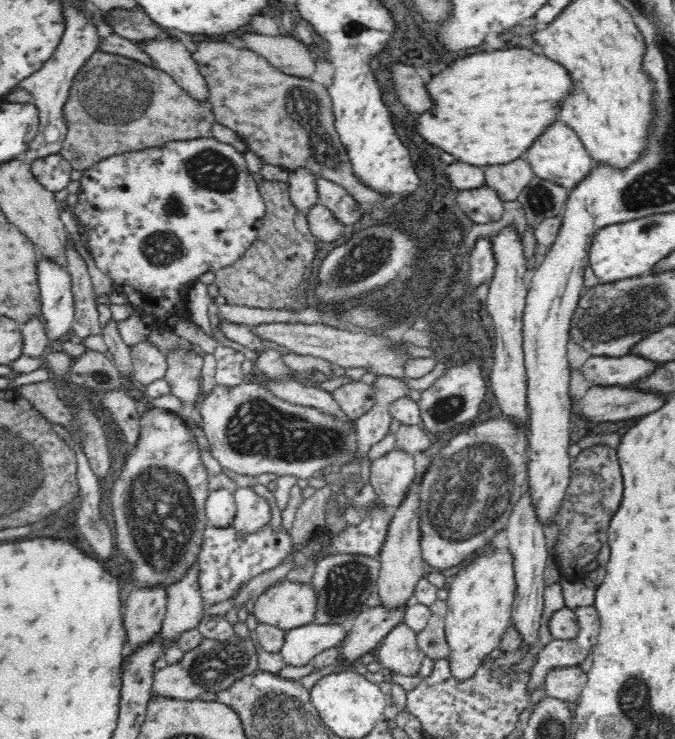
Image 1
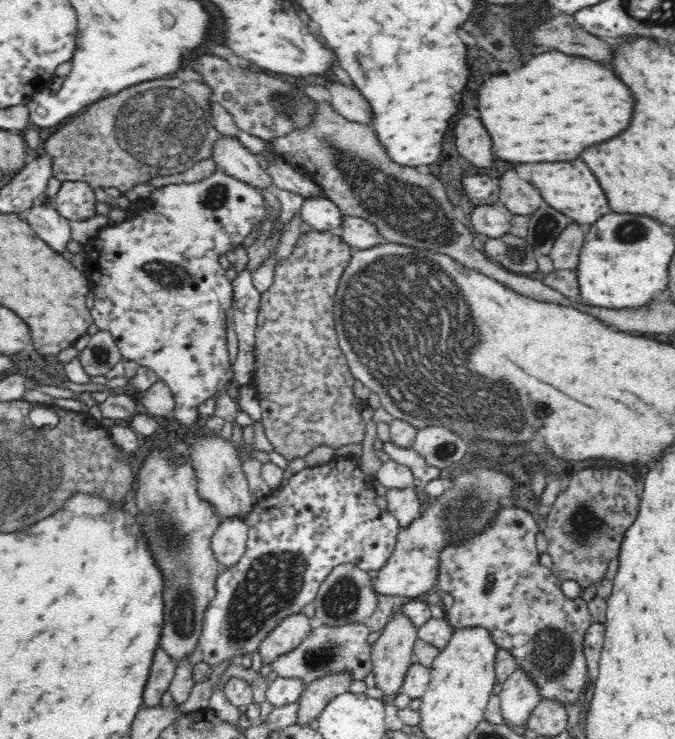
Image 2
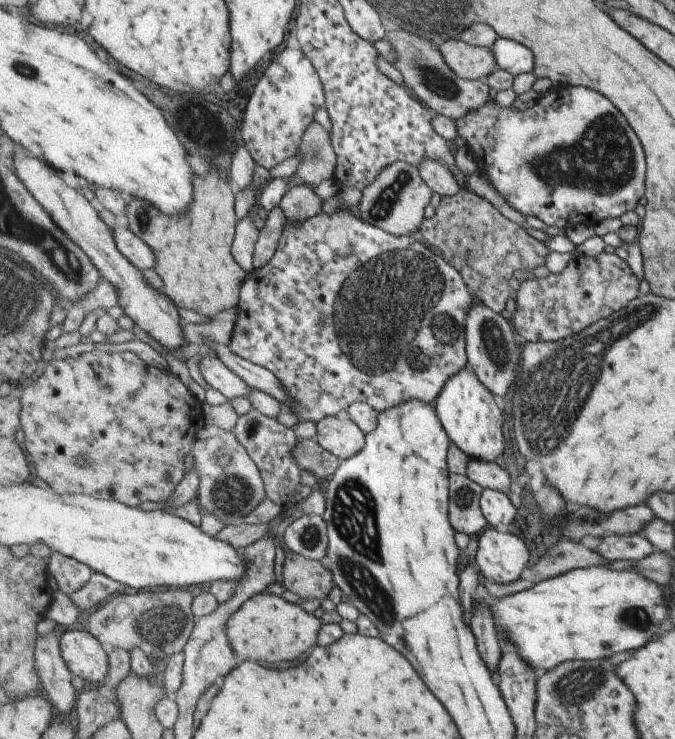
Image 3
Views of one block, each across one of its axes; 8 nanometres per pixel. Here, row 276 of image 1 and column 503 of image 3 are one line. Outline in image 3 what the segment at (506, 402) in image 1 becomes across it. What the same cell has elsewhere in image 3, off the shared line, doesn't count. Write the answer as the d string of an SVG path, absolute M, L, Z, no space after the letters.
M485 489L480 498L480 505L488 523L496 529L506 528L517 518L517 508L505 491Z

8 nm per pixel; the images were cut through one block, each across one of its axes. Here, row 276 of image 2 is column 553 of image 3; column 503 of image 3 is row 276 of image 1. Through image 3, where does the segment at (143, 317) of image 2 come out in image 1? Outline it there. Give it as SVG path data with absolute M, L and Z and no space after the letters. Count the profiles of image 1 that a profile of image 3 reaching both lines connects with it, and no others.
M196 138L196 139L180 139L166 142L162 147L152 146L146 147L144 150L130 150L122 152L122 154L112 154L108 158L94 163L94 166L87 167L82 170L82 178L80 178L80 191L77 194L78 199L75 207L70 207L77 224L84 226L84 239L87 252L92 257L94 265L105 275L110 278L115 288L122 294L125 294L127 300L132 307L155 316L158 328L169 330L166 319L171 316L189 318L190 314L184 301L185 292L189 285L193 284L196 278L211 271L218 271L233 264L246 249L254 242L254 239L259 234L259 227L262 227L264 215L264 203L262 195L258 193L256 184L252 175L246 166L246 159L242 156L239 150L236 150L232 145L220 142L211 138Z

